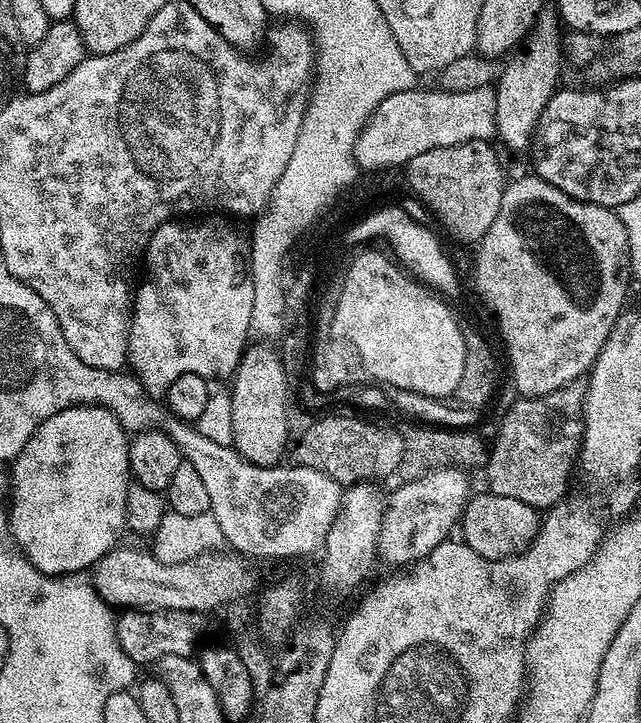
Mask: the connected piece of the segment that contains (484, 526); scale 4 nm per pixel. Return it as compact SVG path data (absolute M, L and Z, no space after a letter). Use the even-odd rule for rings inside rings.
M487 490L473 495L464 505L464 515L458 523L464 531L464 541L478 554L487 560L509 560L527 551L535 542L536 535L542 527L541 513L531 508L518 498L502 498Z

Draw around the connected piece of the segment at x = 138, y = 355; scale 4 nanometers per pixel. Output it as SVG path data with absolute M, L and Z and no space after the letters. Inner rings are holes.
M173 218L158 226L153 232L148 249L142 257L142 269L144 268L144 281L134 292L134 299L130 309L130 327L128 329L128 364L131 375L135 376L144 387L148 396L152 398L167 397L172 389L172 383L182 374L198 374L205 378L212 376L231 377L237 366L244 358L246 345L250 340L252 327L250 326L250 313L254 306L254 282L252 281L252 269L250 267L250 240L244 236L228 220L200 220L197 224L187 224L187 219Z

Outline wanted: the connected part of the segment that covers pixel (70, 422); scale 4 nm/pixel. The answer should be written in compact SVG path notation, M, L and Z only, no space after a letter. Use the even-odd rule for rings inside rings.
M69 410L54 414L52 420L38 426L36 435L28 439L26 447L11 461L11 468L10 536L15 547L40 572L48 576L80 574L117 547L116 532L123 533L126 528L126 433L117 425L114 414L103 410Z

